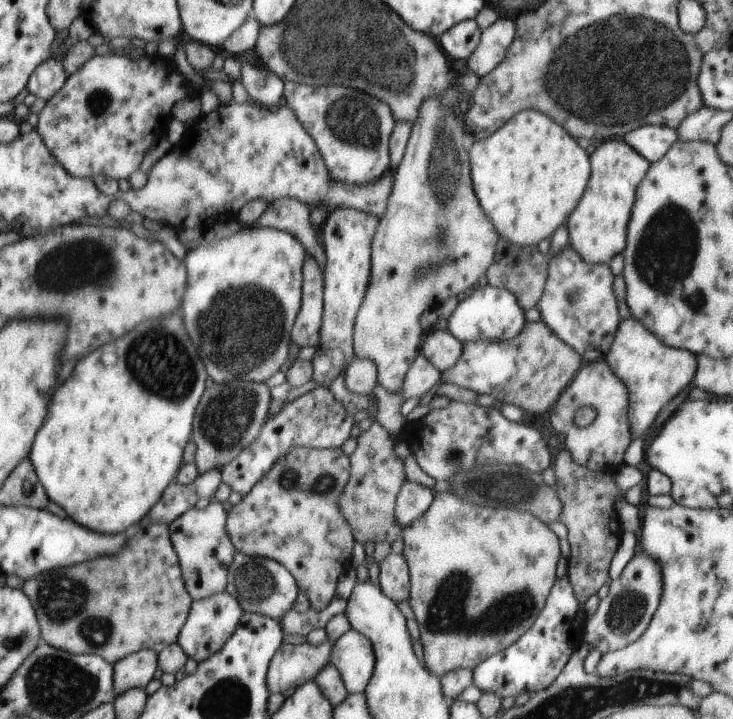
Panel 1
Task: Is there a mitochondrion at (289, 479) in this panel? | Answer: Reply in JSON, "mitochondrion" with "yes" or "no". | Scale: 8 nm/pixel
{"mitochondrion":"yes"}

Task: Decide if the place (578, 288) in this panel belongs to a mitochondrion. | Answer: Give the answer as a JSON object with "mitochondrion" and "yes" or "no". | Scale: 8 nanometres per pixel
{"mitochondrion":"yes"}

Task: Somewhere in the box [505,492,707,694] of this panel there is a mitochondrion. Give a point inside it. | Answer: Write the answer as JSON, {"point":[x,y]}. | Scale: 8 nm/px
{"point":[628,608]}

